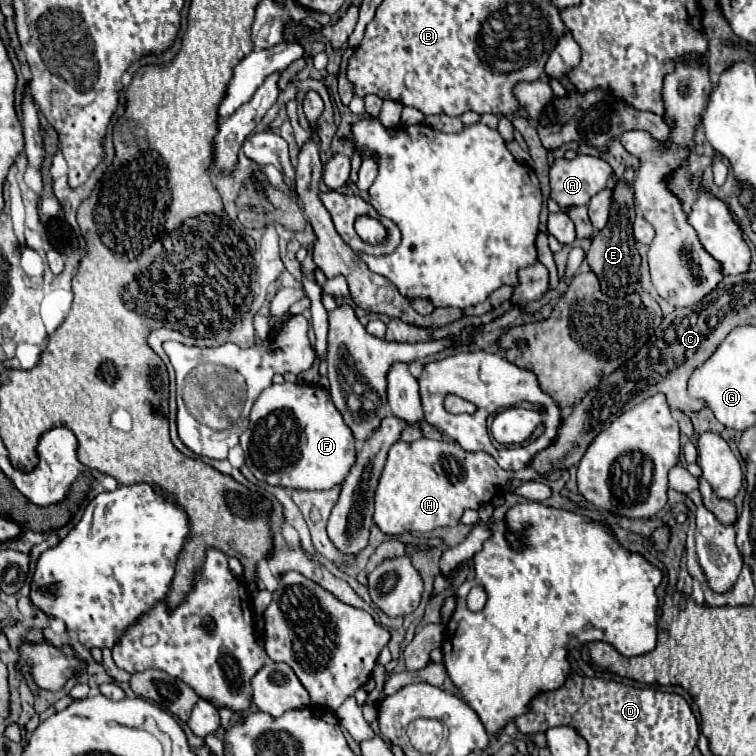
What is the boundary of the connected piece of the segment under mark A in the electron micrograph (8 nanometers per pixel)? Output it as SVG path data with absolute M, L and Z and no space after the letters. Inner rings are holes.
M576 156L574 160L566 160L566 158L556 160L550 166L550 186L552 186L550 198L554 198L562 206L562 210L566 206L586 206L594 194L606 188L606 180L610 178L610 174L612 174L612 168L608 166L608 162L594 156Z

